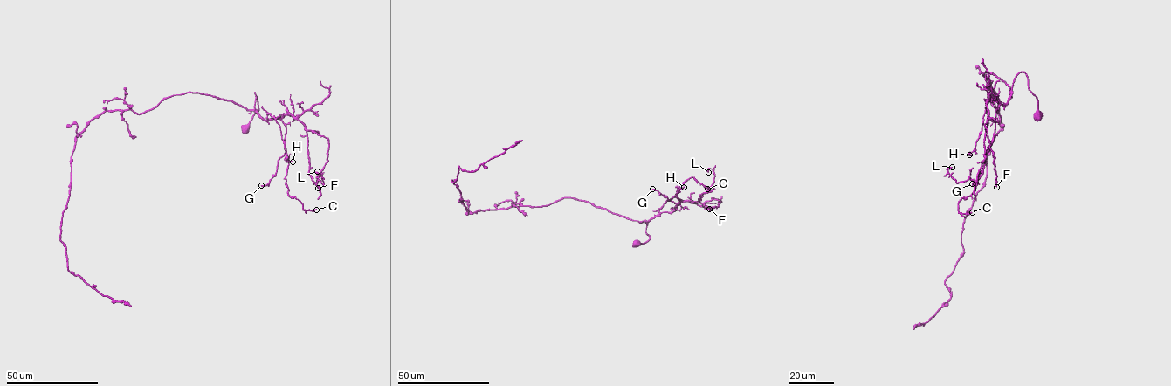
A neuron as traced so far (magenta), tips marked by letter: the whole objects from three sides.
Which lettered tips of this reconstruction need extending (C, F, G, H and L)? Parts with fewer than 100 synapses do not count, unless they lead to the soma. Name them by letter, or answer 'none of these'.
none of these

